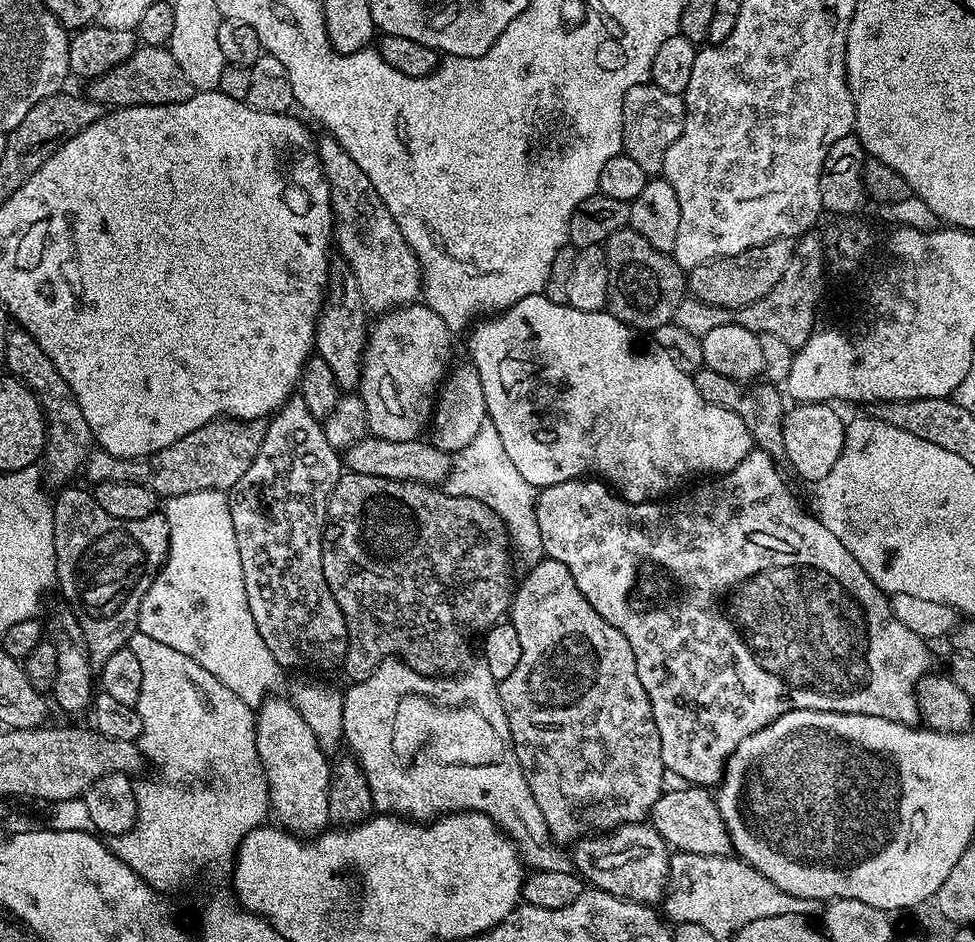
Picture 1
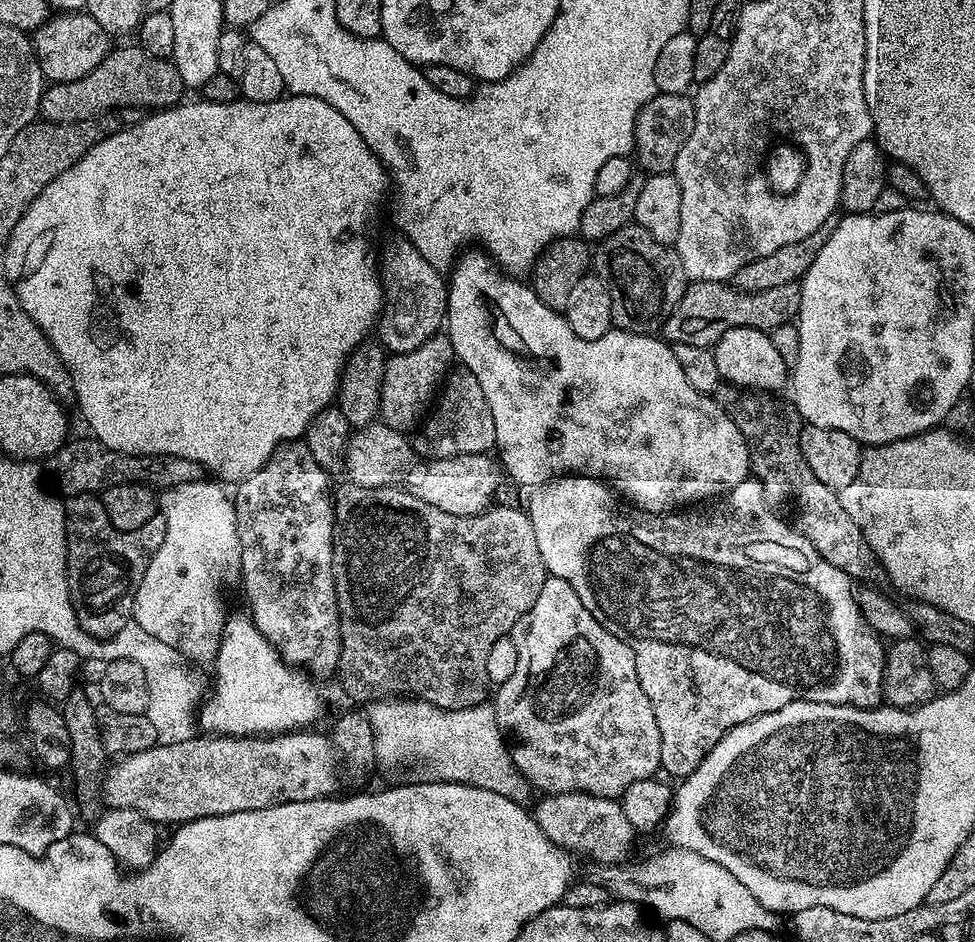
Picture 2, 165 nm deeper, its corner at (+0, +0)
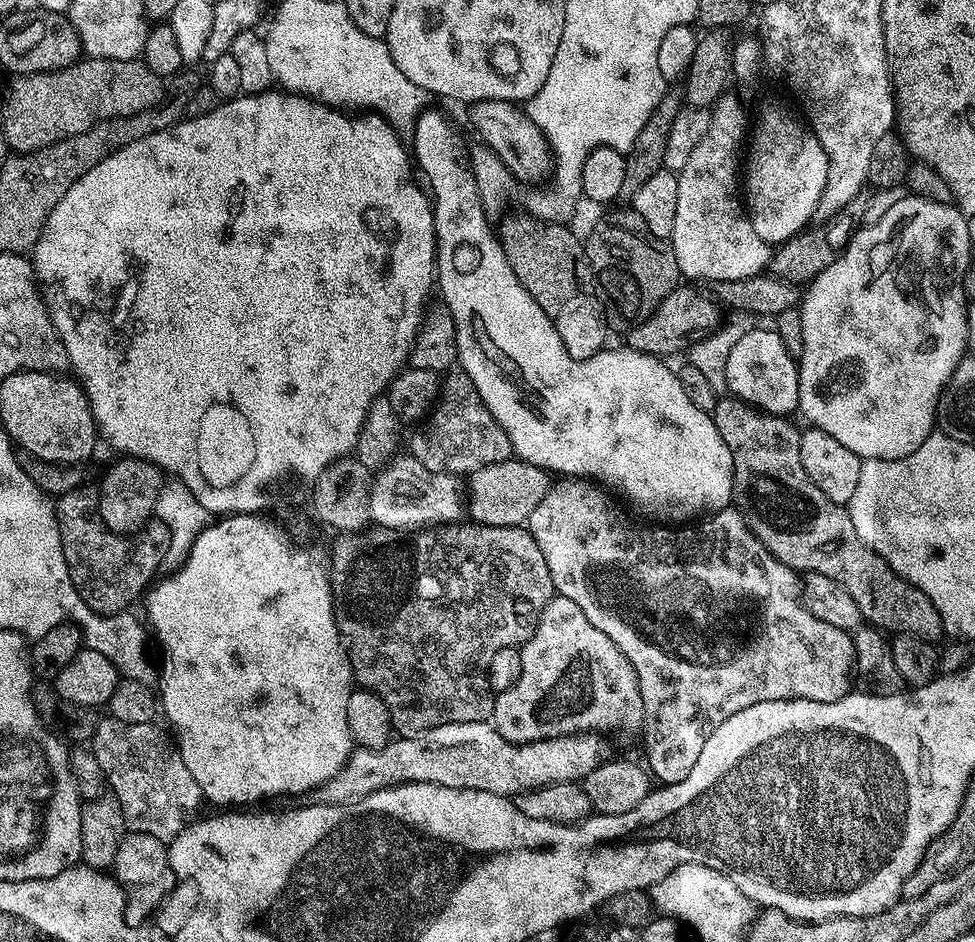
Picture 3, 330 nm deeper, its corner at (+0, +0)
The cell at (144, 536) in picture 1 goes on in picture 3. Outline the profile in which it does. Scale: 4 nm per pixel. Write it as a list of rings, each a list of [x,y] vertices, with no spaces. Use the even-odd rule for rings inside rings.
[[[87,486],[75,488],[66,494],[55,497],[54,503],[68,573],[72,579],[72,585],[76,587],[78,594],[86,602],[86,606],[90,606],[95,612],[100,612],[104,616],[131,609],[132,603],[140,595],[141,599],[145,595],[146,589],[153,583],[154,577],[157,575],[155,572],[159,570],[160,563],[165,563],[168,560],[168,551],[170,550],[170,530],[168,527],[161,520],[153,518],[138,532],[126,536],[119,536],[116,532],[111,532],[100,521],[97,493],[93,489],[91,492]]]

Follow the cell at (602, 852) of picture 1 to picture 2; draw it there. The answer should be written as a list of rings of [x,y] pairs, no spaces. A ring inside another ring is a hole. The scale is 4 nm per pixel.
[[[554,792],[539,798],[541,800],[537,802],[536,808],[531,809],[531,814],[538,822],[542,834],[550,838],[550,842],[554,842],[559,848],[565,848],[569,854],[581,852],[582,855],[589,856],[589,861],[602,864],[614,864],[625,857],[623,854],[632,842],[634,829],[630,818],[626,818],[622,806],[613,797],[595,796],[589,792]]]

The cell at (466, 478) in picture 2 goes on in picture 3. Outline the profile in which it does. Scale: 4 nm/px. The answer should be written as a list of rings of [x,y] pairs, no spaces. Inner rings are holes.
[[[509,458],[498,464],[491,464],[467,477],[466,486],[470,491],[468,508],[470,516],[472,512],[471,519],[477,524],[503,528],[527,525],[530,514],[534,514],[538,502],[546,498],[553,483],[553,477],[545,468],[539,468],[525,460]]]

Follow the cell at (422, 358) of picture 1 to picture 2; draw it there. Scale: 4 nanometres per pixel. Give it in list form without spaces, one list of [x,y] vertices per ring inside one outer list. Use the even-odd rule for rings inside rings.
[[[444,334],[430,337],[422,346],[418,346],[418,350],[389,355],[384,362],[379,419],[403,433],[407,433],[408,428],[414,427],[416,423],[417,427],[425,419],[444,377],[448,375],[453,364],[452,343]]]

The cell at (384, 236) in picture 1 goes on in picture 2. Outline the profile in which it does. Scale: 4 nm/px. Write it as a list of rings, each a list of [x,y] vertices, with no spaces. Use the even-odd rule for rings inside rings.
[[[401,239],[401,244],[396,244],[388,253],[382,256],[382,283],[384,285],[384,306],[378,321],[379,343],[389,353],[409,352],[418,350],[430,337],[437,335],[445,327],[448,314],[448,280],[437,265],[426,262],[422,254],[408,241]]]

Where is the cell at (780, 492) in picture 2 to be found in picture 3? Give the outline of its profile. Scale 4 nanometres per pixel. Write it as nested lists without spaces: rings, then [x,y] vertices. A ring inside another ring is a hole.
[[[726,398],[717,399],[716,409],[710,415],[714,426],[718,426],[718,434],[722,438],[722,442],[726,442],[726,446],[730,446],[730,458],[732,459],[732,504],[736,511],[743,516],[744,521],[747,522],[749,531],[756,536],[756,541],[775,560],[782,561],[786,567],[795,570],[797,573],[817,572],[818,574],[826,574],[826,578],[830,578],[834,582],[841,584],[846,594],[854,600],[854,606],[860,611],[861,617],[871,627],[881,629],[888,634],[917,636],[929,642],[939,641],[944,636],[944,627],[942,626],[942,618],[938,618],[938,610],[934,610],[934,602],[930,602],[930,598],[926,598],[926,594],[922,594],[922,590],[915,588],[911,582],[903,580],[874,549],[866,546],[866,542],[862,542],[862,538],[858,538],[858,530],[854,530],[854,522],[850,518],[847,507],[830,502],[830,498],[826,498],[826,494],[822,494],[822,490],[818,490],[818,486],[814,486],[814,482],[810,482],[810,474],[806,474],[806,470],[802,470],[802,454],[800,453],[801,429],[799,427],[795,428],[791,424],[793,421],[789,417],[775,416],[769,412],[763,412],[761,408],[756,408],[753,404],[747,404],[745,400],[735,398],[724,399]]]

